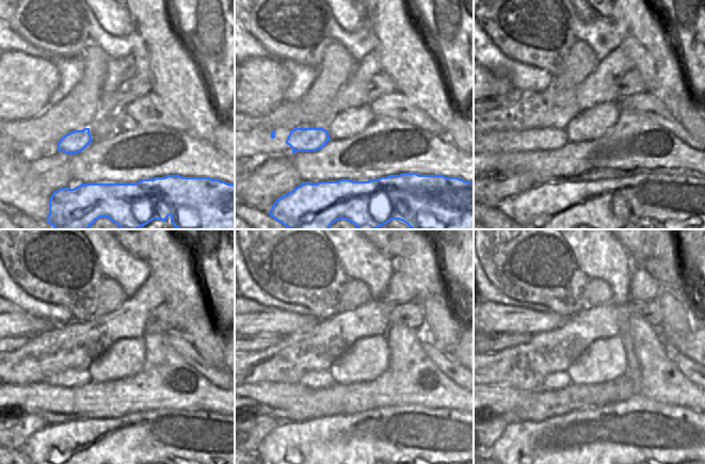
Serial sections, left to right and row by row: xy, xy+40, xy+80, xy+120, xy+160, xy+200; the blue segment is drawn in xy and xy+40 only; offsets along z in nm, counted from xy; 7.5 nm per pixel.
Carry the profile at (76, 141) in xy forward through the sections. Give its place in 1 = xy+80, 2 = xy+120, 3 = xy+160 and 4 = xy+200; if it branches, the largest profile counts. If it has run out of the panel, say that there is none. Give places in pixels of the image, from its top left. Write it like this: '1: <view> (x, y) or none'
1: xy+80 (544, 139)
2: xy+120 (70, 378)
3: xy+160 (313, 379)
4: xy+200 (559, 380)

